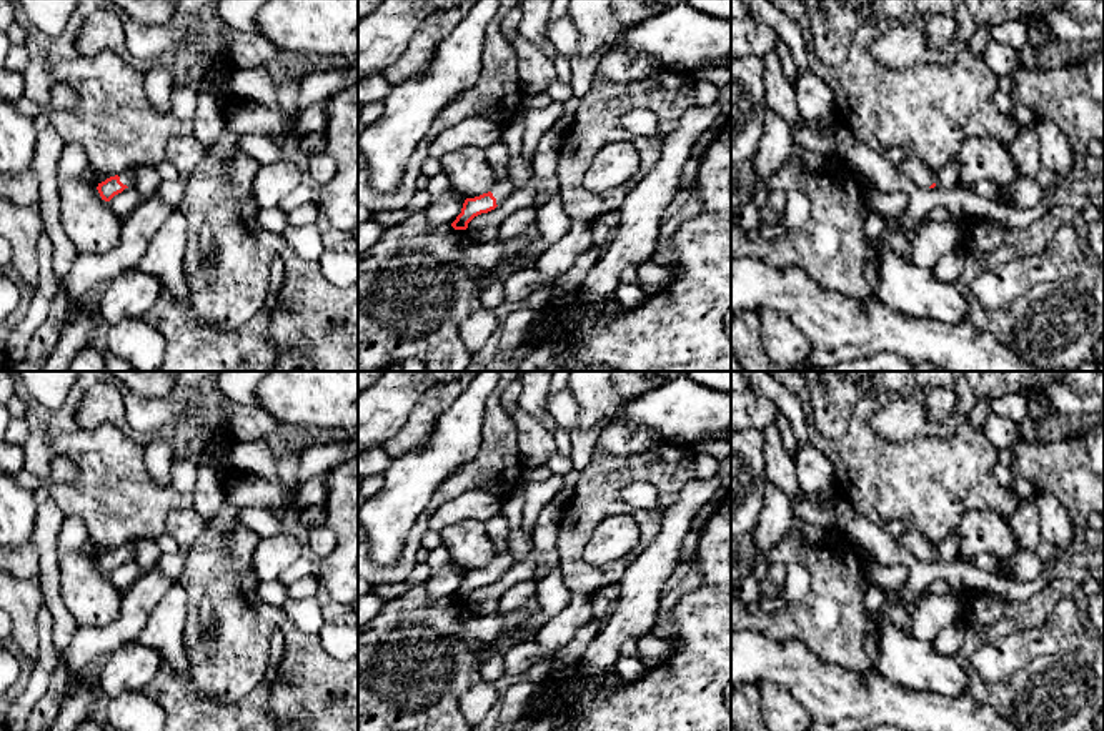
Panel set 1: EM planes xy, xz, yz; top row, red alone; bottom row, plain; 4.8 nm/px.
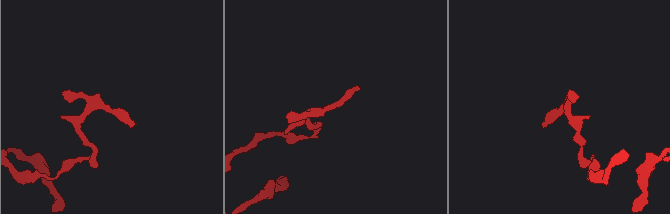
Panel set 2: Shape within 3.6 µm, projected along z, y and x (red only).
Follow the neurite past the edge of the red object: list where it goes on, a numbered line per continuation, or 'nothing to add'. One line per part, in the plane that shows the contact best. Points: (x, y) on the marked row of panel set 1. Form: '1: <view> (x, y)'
1: xy (127, 177)

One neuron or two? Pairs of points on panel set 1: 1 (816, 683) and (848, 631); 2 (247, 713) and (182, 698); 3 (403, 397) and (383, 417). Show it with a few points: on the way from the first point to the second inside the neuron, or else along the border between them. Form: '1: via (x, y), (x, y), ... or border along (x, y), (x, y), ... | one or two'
1: border along (796, 640), (826, 663), (866, 673) | two
2: via (230, 713), (198, 713) | one
3: via (398, 402), (388, 412) | one

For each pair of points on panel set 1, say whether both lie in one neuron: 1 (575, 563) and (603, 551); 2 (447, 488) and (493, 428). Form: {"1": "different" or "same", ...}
{"1": "different", "2": "same"}

